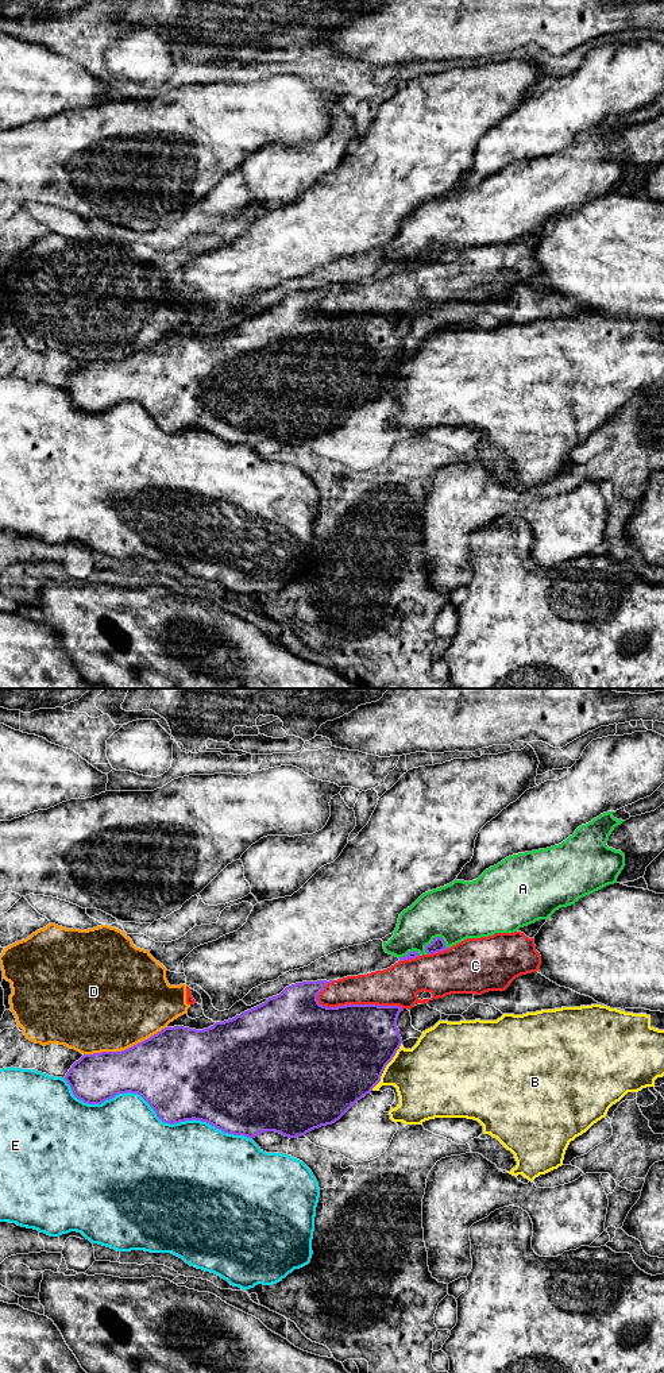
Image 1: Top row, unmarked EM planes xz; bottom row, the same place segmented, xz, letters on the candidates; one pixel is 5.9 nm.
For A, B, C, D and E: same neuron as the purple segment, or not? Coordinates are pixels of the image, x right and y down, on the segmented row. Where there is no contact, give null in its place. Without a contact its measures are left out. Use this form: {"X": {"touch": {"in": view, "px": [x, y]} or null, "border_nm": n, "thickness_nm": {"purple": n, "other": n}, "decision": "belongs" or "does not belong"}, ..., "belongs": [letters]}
{"A": {"touch": {"in": "xz", "px": [436, 937]}, "border_nm": 150, "thickness_nm": {"purple": 80, "other": 340}, "decision": "does not belong"}, "B": {"touch": {"in": "xz", "px": [385, 1067]}, "border_nm": 340, "thickness_nm": {"purple": 500, "other": 380}, "decision": "does not belong"}, "C": {"touch": {"in": "xz", "px": [358, 1005]}, "border_nm": 550, "thickness_nm": {"purple": 480, "other": 220}, "decision": "does not belong"}, "D": {"touch": {"in": "xz", "px": [126, 1049]}, "border_nm": 500, "thickness_nm": {"purple": 400, "other": 500}, "decision": "does not belong"}, "E": {"touch": {"in": "xz", "px": [154, 1110]}, "border_nm": 1200, "thickness_nm": {"purple": 500, "other": 480}, "decision": "does not belong"}, "belongs": []}

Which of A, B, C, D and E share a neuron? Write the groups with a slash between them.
A / B / C D / E

